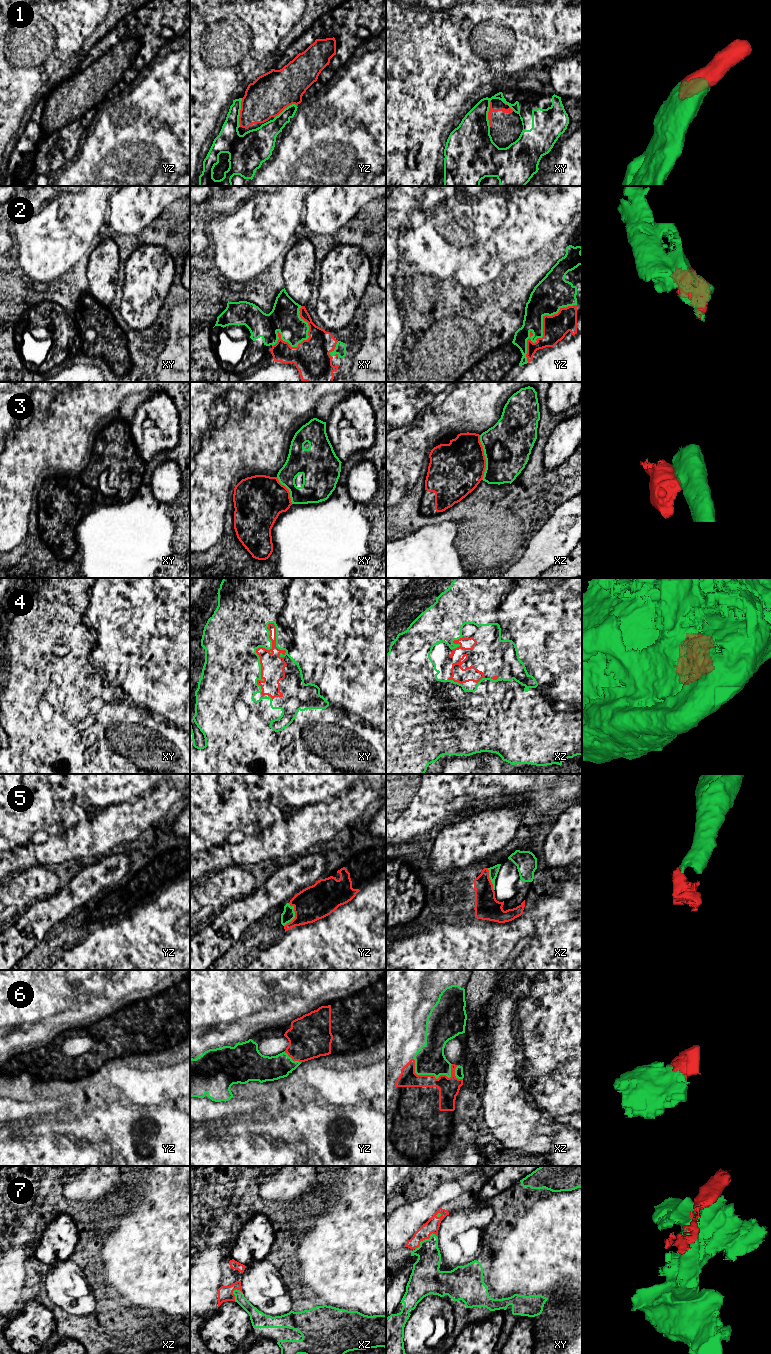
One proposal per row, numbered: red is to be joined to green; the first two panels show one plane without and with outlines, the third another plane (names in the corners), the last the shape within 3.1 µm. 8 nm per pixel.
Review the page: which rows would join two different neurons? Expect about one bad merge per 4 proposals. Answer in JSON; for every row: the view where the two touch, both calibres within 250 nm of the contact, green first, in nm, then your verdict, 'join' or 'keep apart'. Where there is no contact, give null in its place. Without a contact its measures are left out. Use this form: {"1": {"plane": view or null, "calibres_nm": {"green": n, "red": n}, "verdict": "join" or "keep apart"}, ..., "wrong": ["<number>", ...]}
{"1": {"plane": "yz", "calibres_nm": {"green": 200, "red": 320}, "verdict": "join"}, "2": {"plane": "yz", "calibres_nm": {"green": 260, "red": 200}, "verdict": "keep apart"}, "3": {"plane": "xz", "calibres_nm": {"green": 380, "red": 420}, "verdict": "join"}, "4": {"plane": "xy", "calibres_nm": {"green": 460, "red": 190}, "verdict": "join"}, "5": {"plane": "yz", "calibres_nm": {"green": 100, "red": 280}, "verdict": "join"}, "6": {"plane": "xz", "calibres_nm": {"green": 240, "red": 160}, "verdict": "join"}, "7": {"plane": "xy", "calibres_nm": {"green": 220, "red": 110}, "verdict": "keep apart"}, "wrong": ["2", "7"]}

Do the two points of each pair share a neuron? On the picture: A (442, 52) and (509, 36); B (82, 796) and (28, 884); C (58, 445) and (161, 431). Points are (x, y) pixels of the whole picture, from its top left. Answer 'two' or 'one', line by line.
A: one
B: two
C: two

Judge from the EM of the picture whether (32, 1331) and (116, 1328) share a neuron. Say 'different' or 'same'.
same

